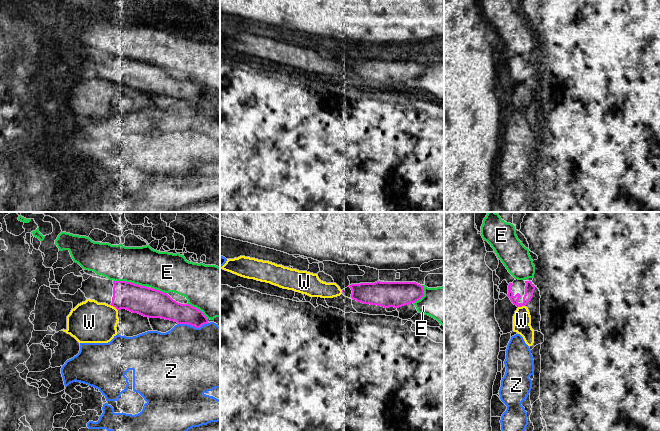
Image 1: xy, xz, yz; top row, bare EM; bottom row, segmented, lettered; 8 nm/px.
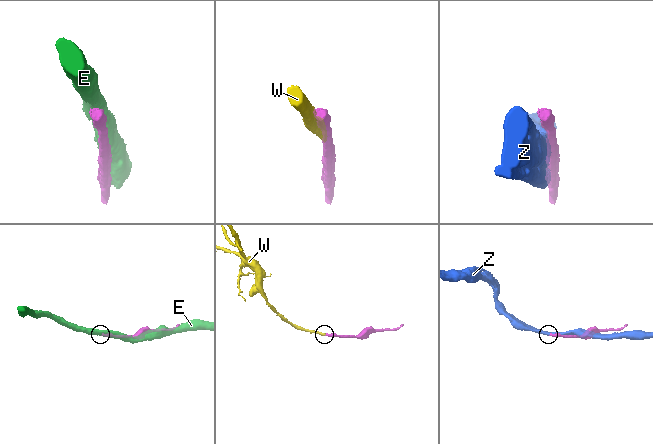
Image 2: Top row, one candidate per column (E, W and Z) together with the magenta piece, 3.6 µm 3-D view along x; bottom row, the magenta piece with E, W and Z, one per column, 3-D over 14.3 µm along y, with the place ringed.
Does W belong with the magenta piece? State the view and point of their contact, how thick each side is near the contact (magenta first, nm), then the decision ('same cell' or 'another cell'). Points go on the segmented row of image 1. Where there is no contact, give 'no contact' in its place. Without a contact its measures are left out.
xy (114, 306) | 220/340 nm | another cell

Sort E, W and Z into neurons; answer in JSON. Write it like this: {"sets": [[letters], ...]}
{"sets": [["E"], ["W"], ["Z"]]}

